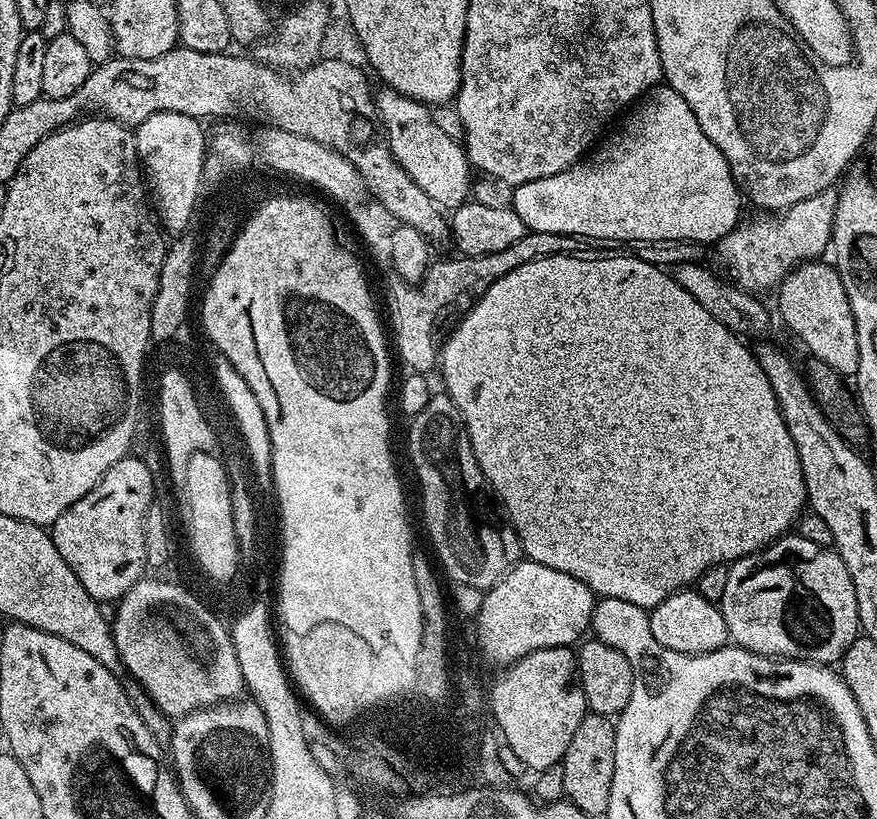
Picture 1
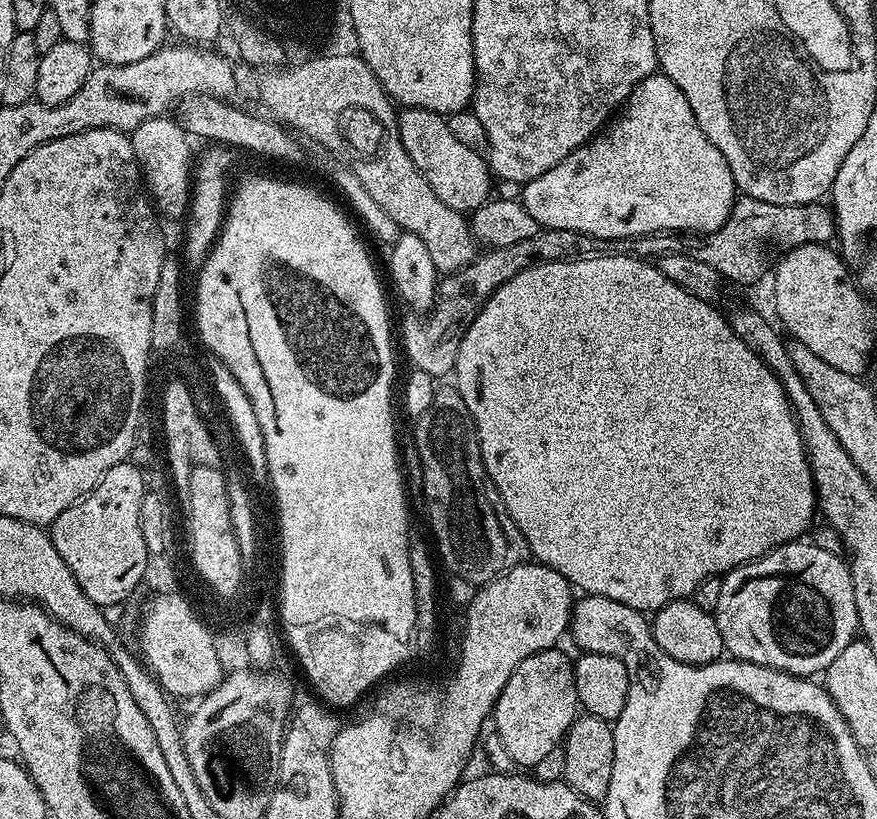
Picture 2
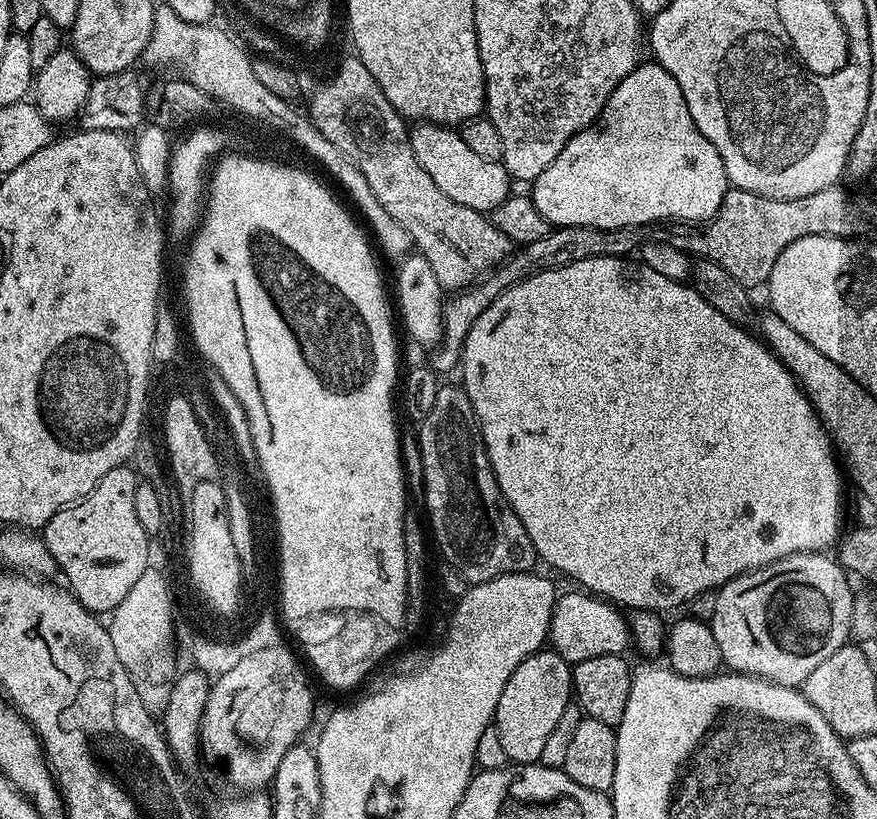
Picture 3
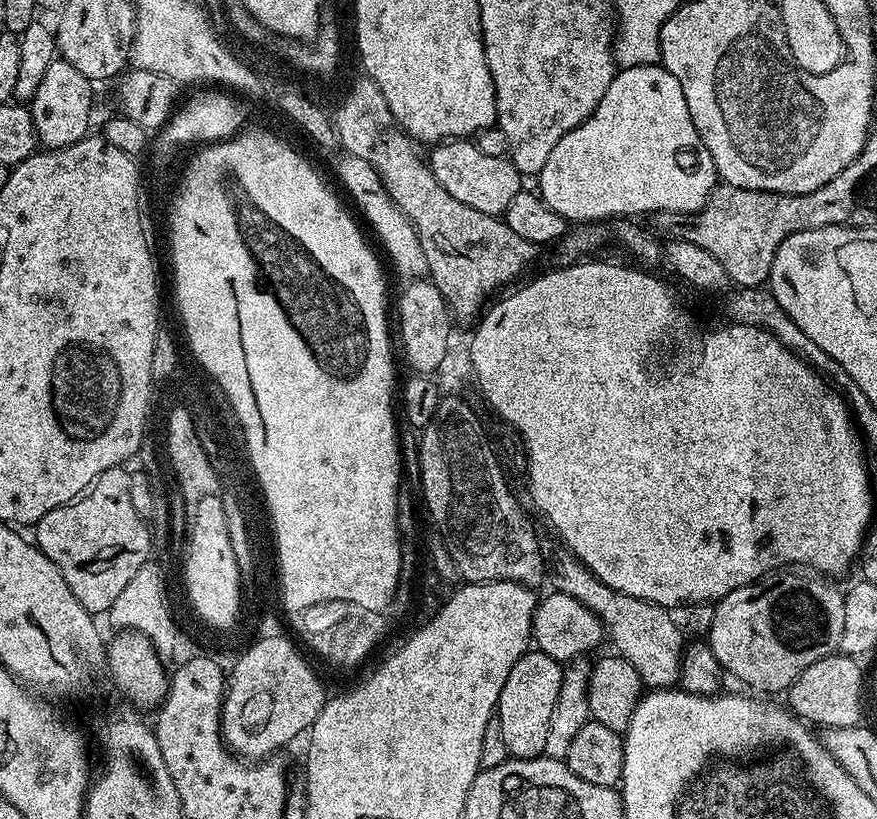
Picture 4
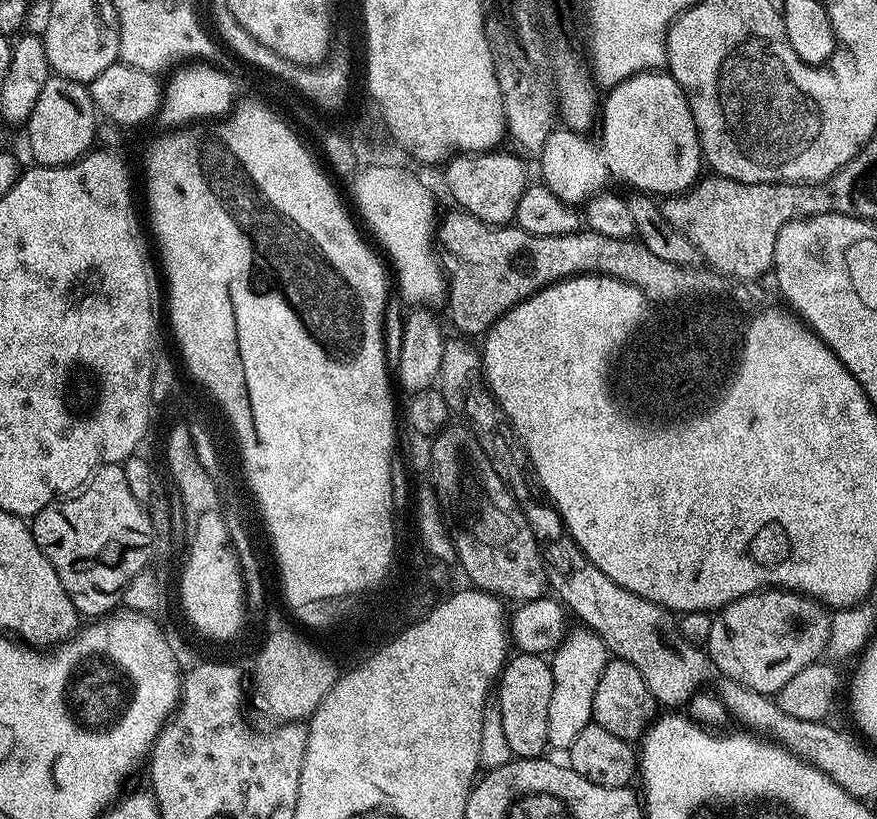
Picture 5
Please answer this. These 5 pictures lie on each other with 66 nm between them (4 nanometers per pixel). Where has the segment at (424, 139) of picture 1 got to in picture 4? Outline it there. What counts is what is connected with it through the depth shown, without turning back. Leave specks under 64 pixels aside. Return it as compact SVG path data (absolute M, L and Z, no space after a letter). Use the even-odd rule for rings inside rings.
M453 138L435 145L432 157L426 163L432 169L432 177L446 190L446 194L458 198L466 206L474 206L474 210L482 210L482 214L499 217L514 202L514 198L522 191L522 173L515 168L511 159L490 157L484 154L476 142L468 138Z

